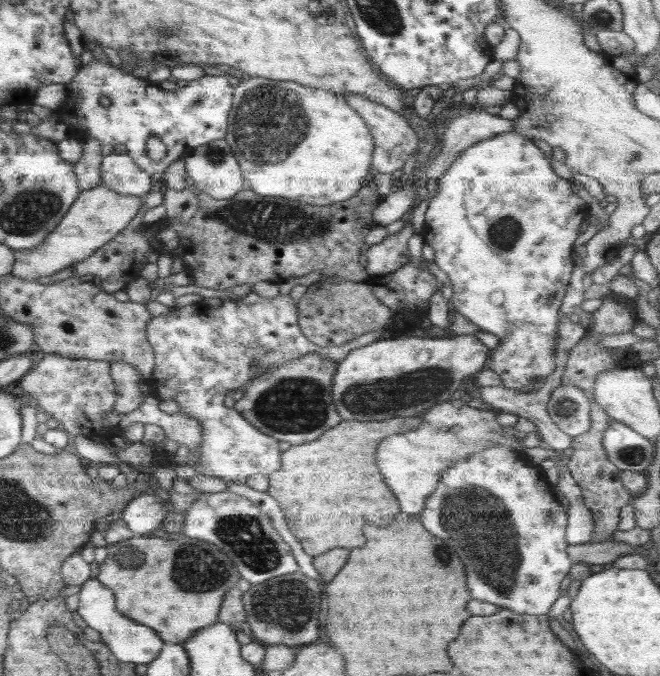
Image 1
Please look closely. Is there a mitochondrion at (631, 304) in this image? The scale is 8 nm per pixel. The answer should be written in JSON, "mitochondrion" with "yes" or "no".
{"mitochondrion":"no"}

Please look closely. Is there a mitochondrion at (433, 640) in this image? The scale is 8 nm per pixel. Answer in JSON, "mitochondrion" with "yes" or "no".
{"mitochondrion":"no"}

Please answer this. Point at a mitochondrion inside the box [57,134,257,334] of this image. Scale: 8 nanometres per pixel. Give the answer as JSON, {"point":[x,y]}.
{"point":[216,155]}

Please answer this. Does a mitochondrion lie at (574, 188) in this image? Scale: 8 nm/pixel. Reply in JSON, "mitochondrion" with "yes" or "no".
{"mitochondrion":"no"}

